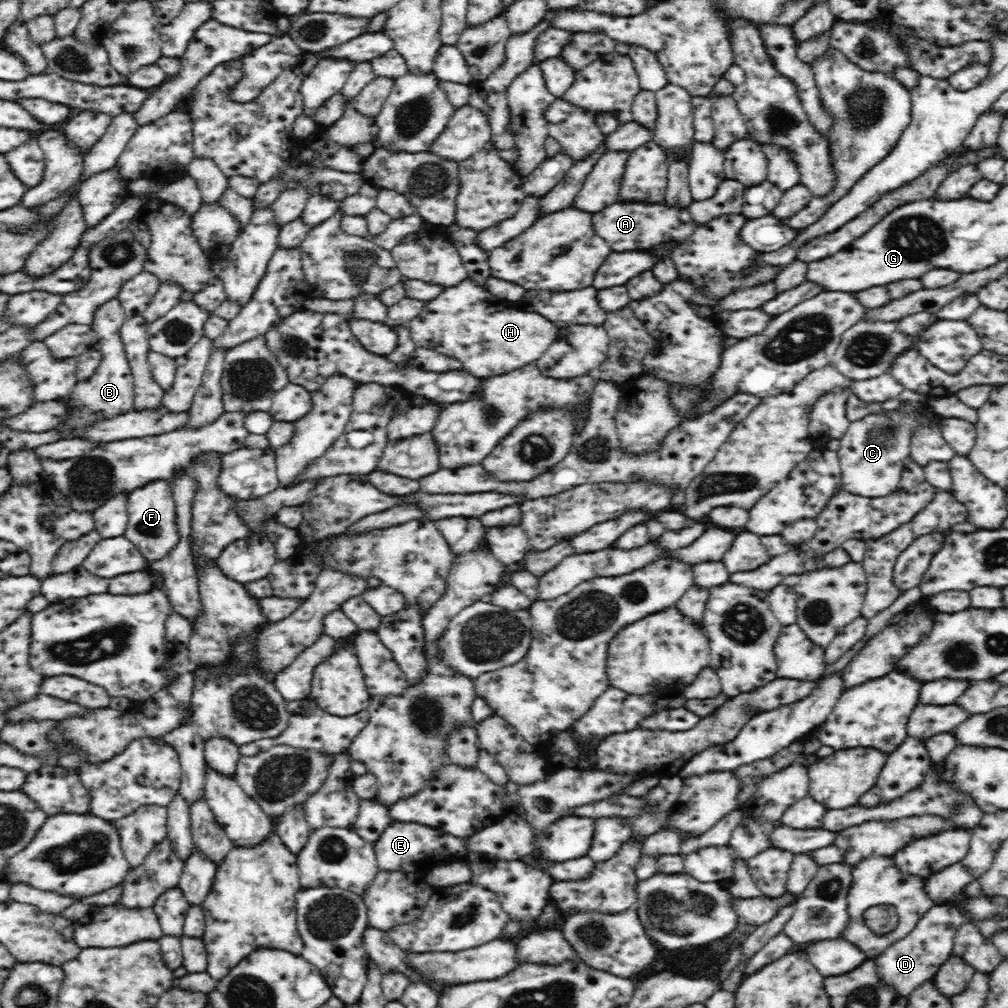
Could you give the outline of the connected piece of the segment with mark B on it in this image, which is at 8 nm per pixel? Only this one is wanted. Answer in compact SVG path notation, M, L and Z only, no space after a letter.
M117 297L107 300L94 311L92 330L95 332L94 350L102 353L100 366L86 382L76 384L72 393L66 397L68 414L64 423L58 424L54 431L62 435L62 439L72 439L78 429L90 426L92 423L108 420L110 417L133 410L134 384L133 374L124 352L124 343L120 336L121 326L126 318L122 303Z

